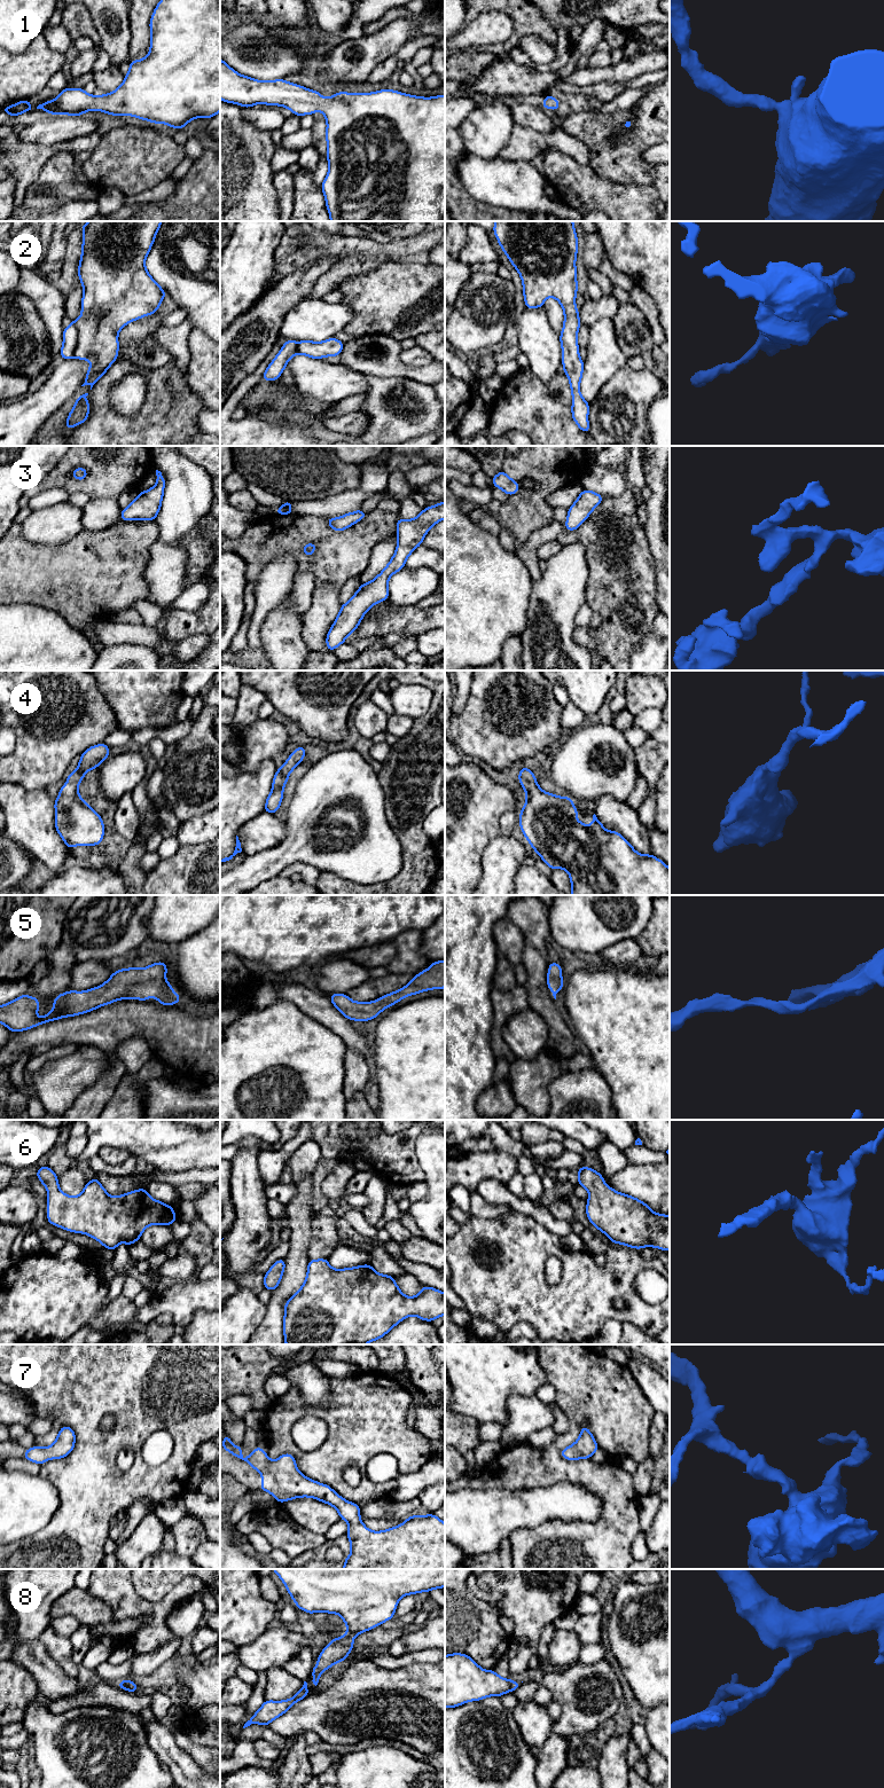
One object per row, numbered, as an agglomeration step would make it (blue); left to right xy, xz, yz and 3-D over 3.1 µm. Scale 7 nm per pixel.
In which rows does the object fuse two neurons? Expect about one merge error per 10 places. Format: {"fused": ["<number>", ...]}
{"fused": []}

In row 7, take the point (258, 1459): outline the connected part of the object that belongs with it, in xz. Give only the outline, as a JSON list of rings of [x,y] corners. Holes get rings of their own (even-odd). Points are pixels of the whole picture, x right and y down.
[[[226,1434],[222,1450],[230,1451],[236,1458],[247,1461],[261,1473],[261,1487],[258,1490],[269,1492],[276,1501],[310,1497],[335,1507],[339,1518],[349,1523],[346,1536],[351,1545],[351,1554],[345,1558],[342,1569],[445,1569],[445,1523],[435,1514],[413,1515],[397,1527],[383,1531],[369,1530],[360,1519],[360,1506],[342,1498],[331,1487],[304,1476],[297,1468],[296,1459],[284,1453],[272,1461],[264,1449],[257,1446],[248,1458],[242,1456],[242,1445],[234,1446]]]

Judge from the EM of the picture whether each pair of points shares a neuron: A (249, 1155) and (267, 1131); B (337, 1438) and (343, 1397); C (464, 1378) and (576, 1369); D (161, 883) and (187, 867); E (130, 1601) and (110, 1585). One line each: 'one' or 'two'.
A: two
B: one
C: two
D: one
E: one

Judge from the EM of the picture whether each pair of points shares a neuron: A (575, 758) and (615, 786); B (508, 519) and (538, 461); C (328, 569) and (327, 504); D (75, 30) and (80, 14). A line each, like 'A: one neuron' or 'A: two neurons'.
A: one neuron
B: one neuron
C: two neurons
D: one neuron

